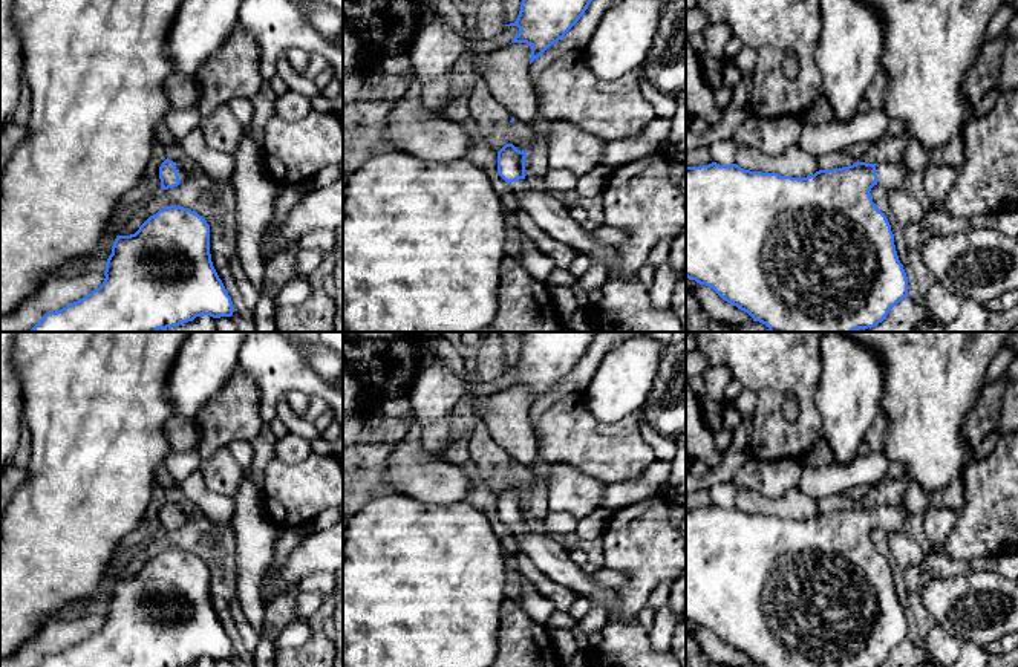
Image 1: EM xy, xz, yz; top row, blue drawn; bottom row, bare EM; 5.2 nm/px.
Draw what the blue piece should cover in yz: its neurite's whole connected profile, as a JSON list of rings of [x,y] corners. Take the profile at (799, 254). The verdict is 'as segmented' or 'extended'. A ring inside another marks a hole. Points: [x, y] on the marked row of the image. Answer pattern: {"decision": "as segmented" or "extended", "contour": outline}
{"decision": "extended", "contour": [[[856,162],[807,177],[750,171],[736,164],[686,165],[686,277],[710,286],[770,332],[854,332],[874,327],[908,297],[908,277],[891,225],[870,191],[874,185],[899,190],[906,173],[906,164],[888,162]]]}

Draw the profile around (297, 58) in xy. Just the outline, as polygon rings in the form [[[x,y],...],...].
[[[292,49],[292,50],[286,52],[288,63],[299,73],[302,73],[306,69],[306,66],[309,63],[309,57],[311,57],[309,54],[306,54],[305,50],[300,50],[300,49]]]

